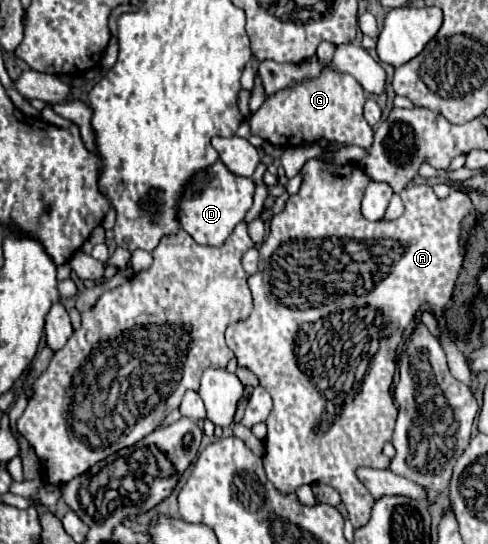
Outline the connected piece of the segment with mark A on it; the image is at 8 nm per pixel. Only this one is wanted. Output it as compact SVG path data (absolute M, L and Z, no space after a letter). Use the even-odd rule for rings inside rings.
M320 156L320 158L310 158L302 170L302 186L300 192L290 196L286 202L286 208L272 216L270 220L270 234L264 240L264 244L260 244L260 276L262 276L262 284L256 282L256 306L250 314L250 318L246 318L244 324L234 324L228 326L226 330L226 342L228 346L234 350L238 366L240 368L248 368L250 372L254 372L258 376L260 386L264 386L268 390L268 394L274 400L274 408L266 420L268 424L268 436L264 440L264 448L266 448L266 458L264 458L264 468L266 468L266 476L268 480L284 494L294 492L300 484L312 484L312 482L324 482L328 486L332 486L334 490L340 492L342 502L346 504L350 522L354 528L360 528L368 522L370 518L370 508L374 504L372 494L364 488L364 484L360 484L360 480L356 478L356 468L358 466L372 466L372 468L388 468L390 458L386 458L382 454L382 446L386 442L392 440L392 432L394 432L394 424L396 424L396 406L392 400L392 384L394 384L394 376L396 376L396 362L394 362L394 348L400 342L400 336L406 328L406 324L418 314L418 310L428 308L432 310L436 316L442 316L444 306L448 302L448 298L452 296L454 284L458 280L460 268L462 268L462 254L460 254L460 220L472 212L472 202L468 198L468 194L460 192L460 190L452 190L448 198L436 198L436 194L432 192L432 188L428 184L414 184L408 186L400 192L402 202L404 202L404 214L396 220L378 220L378 222L370 222L362 216L360 212L360 200L364 194L364 188L368 186L368 176L364 176L364 170L358 164L334 164L330 158ZM306 298L316 298L316 304L312 306L312 302L308 302L308 306L304 304Z

